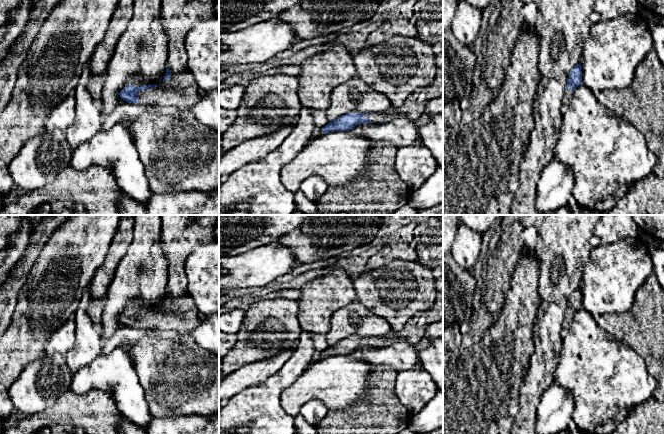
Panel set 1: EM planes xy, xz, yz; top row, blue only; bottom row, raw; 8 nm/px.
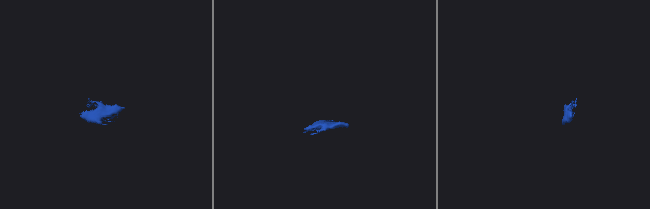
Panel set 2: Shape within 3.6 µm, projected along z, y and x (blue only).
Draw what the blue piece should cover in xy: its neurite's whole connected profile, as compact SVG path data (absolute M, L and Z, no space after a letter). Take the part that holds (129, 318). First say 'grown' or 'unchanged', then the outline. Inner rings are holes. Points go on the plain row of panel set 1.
grown; M166 291L163 308L140 311L129 309L123 312L119 319L128 327L174 330L186 337L201 323L202 315L188 294L178 302L173 302Z

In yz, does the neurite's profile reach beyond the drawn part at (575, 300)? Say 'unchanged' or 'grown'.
grown

